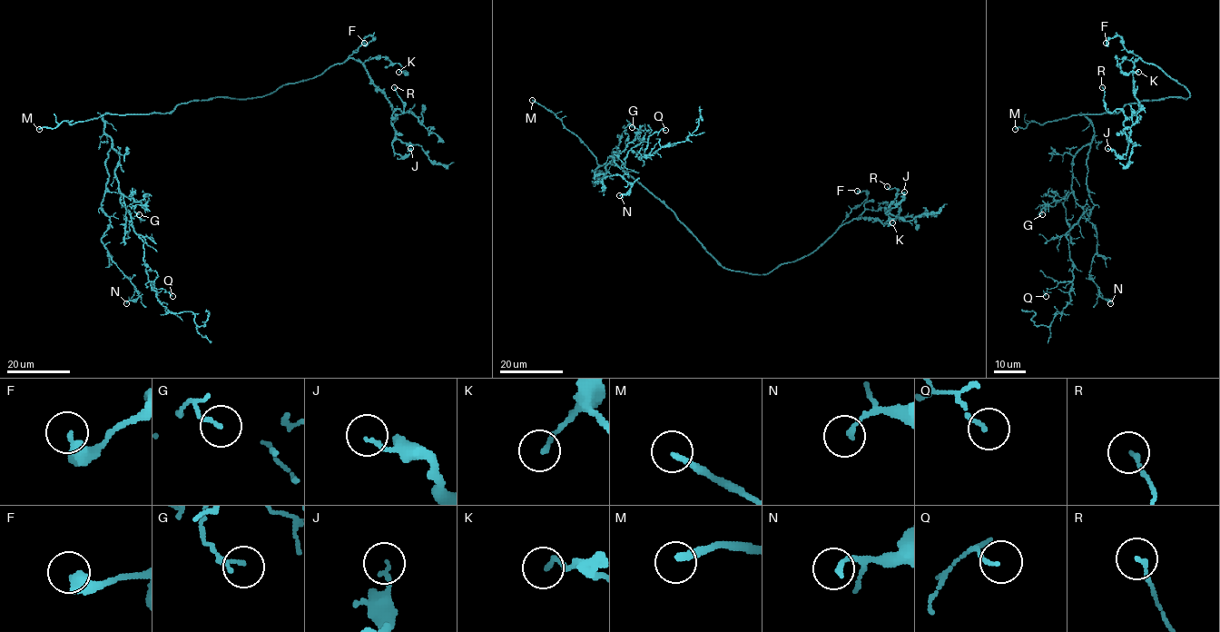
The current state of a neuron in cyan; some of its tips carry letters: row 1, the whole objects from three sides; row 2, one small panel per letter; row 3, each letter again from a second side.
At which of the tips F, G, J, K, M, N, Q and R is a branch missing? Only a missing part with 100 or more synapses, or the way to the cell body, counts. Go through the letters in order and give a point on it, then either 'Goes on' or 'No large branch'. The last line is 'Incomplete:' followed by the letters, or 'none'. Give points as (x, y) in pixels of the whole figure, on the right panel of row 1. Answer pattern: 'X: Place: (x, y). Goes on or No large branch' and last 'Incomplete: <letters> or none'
F: Place: (1106, 43). No large branch
G: Place: (1042, 214). No large branch
J: Place: (1107, 148). No large branch
K: Place: (1138, 72). No large branch
M: Place: (1015, 129). Goes on
N: Place: (1110, 303). No large branch
Q: Place: (1046, 296). No large branch
R: Place: (1102, 87). No large branch
Incomplete: M

